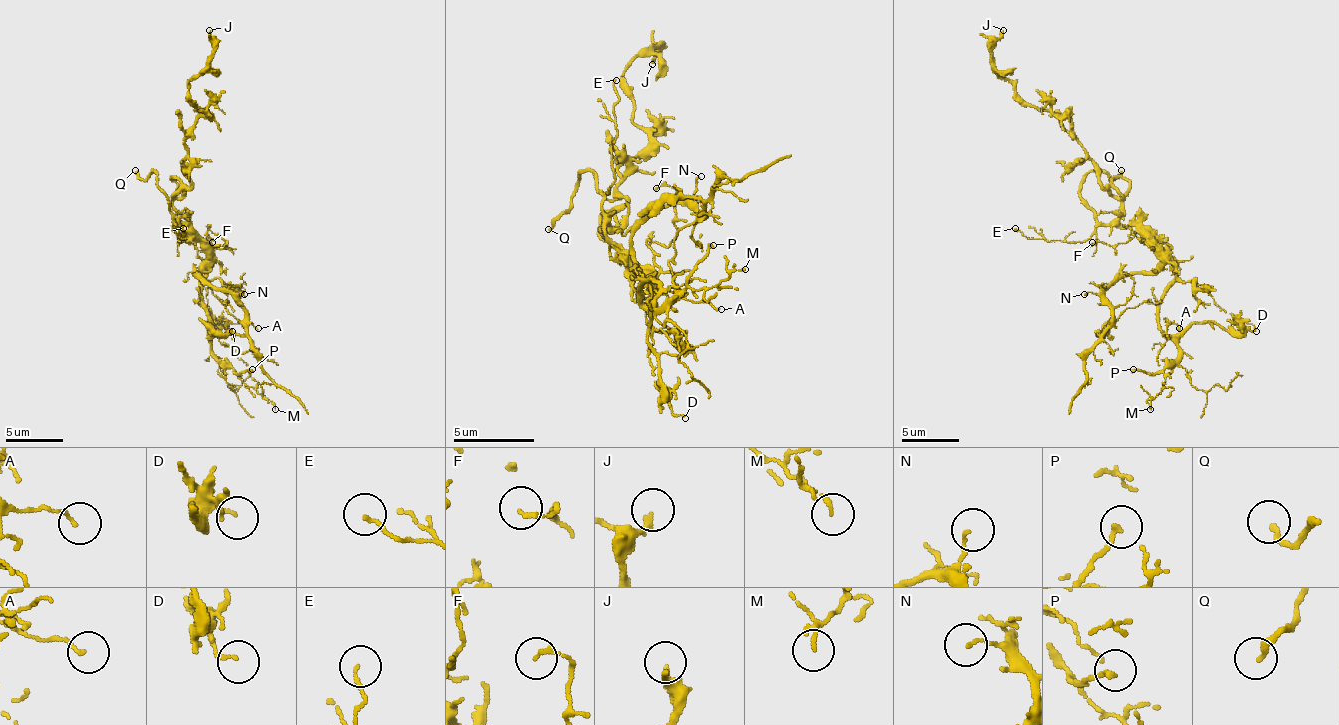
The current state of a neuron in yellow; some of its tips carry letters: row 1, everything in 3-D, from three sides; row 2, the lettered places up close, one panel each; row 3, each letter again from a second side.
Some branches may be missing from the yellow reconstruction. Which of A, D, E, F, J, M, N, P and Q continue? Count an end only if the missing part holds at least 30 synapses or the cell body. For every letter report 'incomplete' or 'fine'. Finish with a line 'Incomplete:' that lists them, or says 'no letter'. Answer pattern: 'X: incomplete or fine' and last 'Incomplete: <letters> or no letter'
A: fine
D: fine
E: fine
F: fine
J: fine
M: fine
N: fine
P: fine
Q: incomplete
Incomplete: Q

